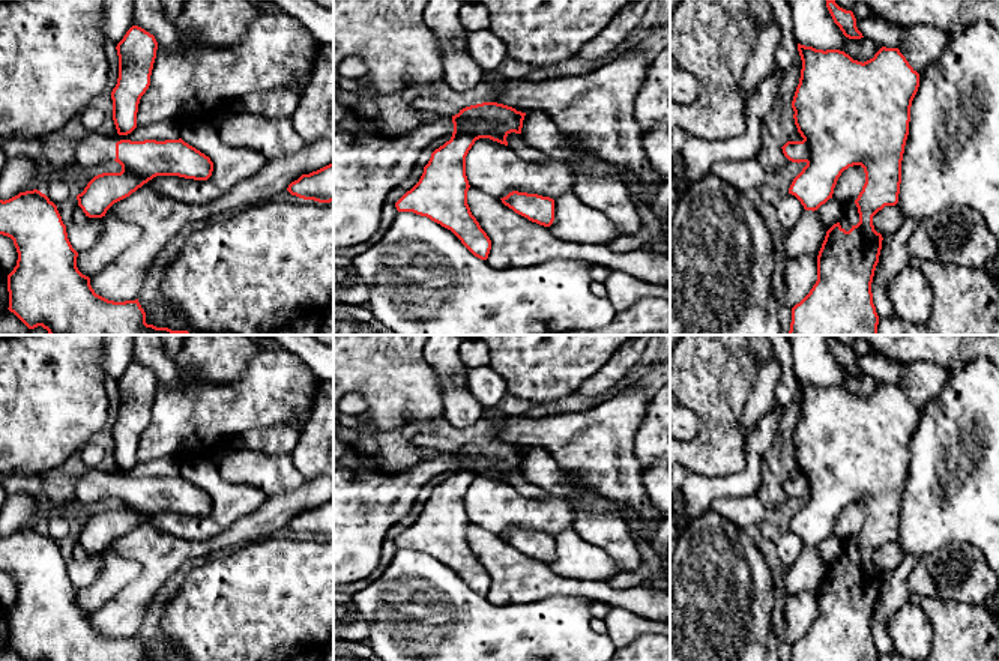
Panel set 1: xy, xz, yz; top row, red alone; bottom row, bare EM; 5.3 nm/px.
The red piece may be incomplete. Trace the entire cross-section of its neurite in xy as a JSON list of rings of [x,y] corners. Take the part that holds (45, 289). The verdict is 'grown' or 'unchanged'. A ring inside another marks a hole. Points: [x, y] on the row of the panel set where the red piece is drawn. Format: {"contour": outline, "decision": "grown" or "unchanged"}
{"contour": [[[26,191],[0,200],[0,234],[14,240],[17,266],[8,275],[9,311],[29,329],[42,326],[50,335],[192,335],[146,323],[138,299],[114,302],[95,293],[90,278],[77,267],[72,248],[57,206],[41,191]]], "decision": "unchanged"}

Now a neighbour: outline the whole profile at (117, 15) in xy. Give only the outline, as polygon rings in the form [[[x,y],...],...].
[[[105,0],[102,8],[102,36],[105,45],[117,47],[132,27],[135,2],[137,0]]]

